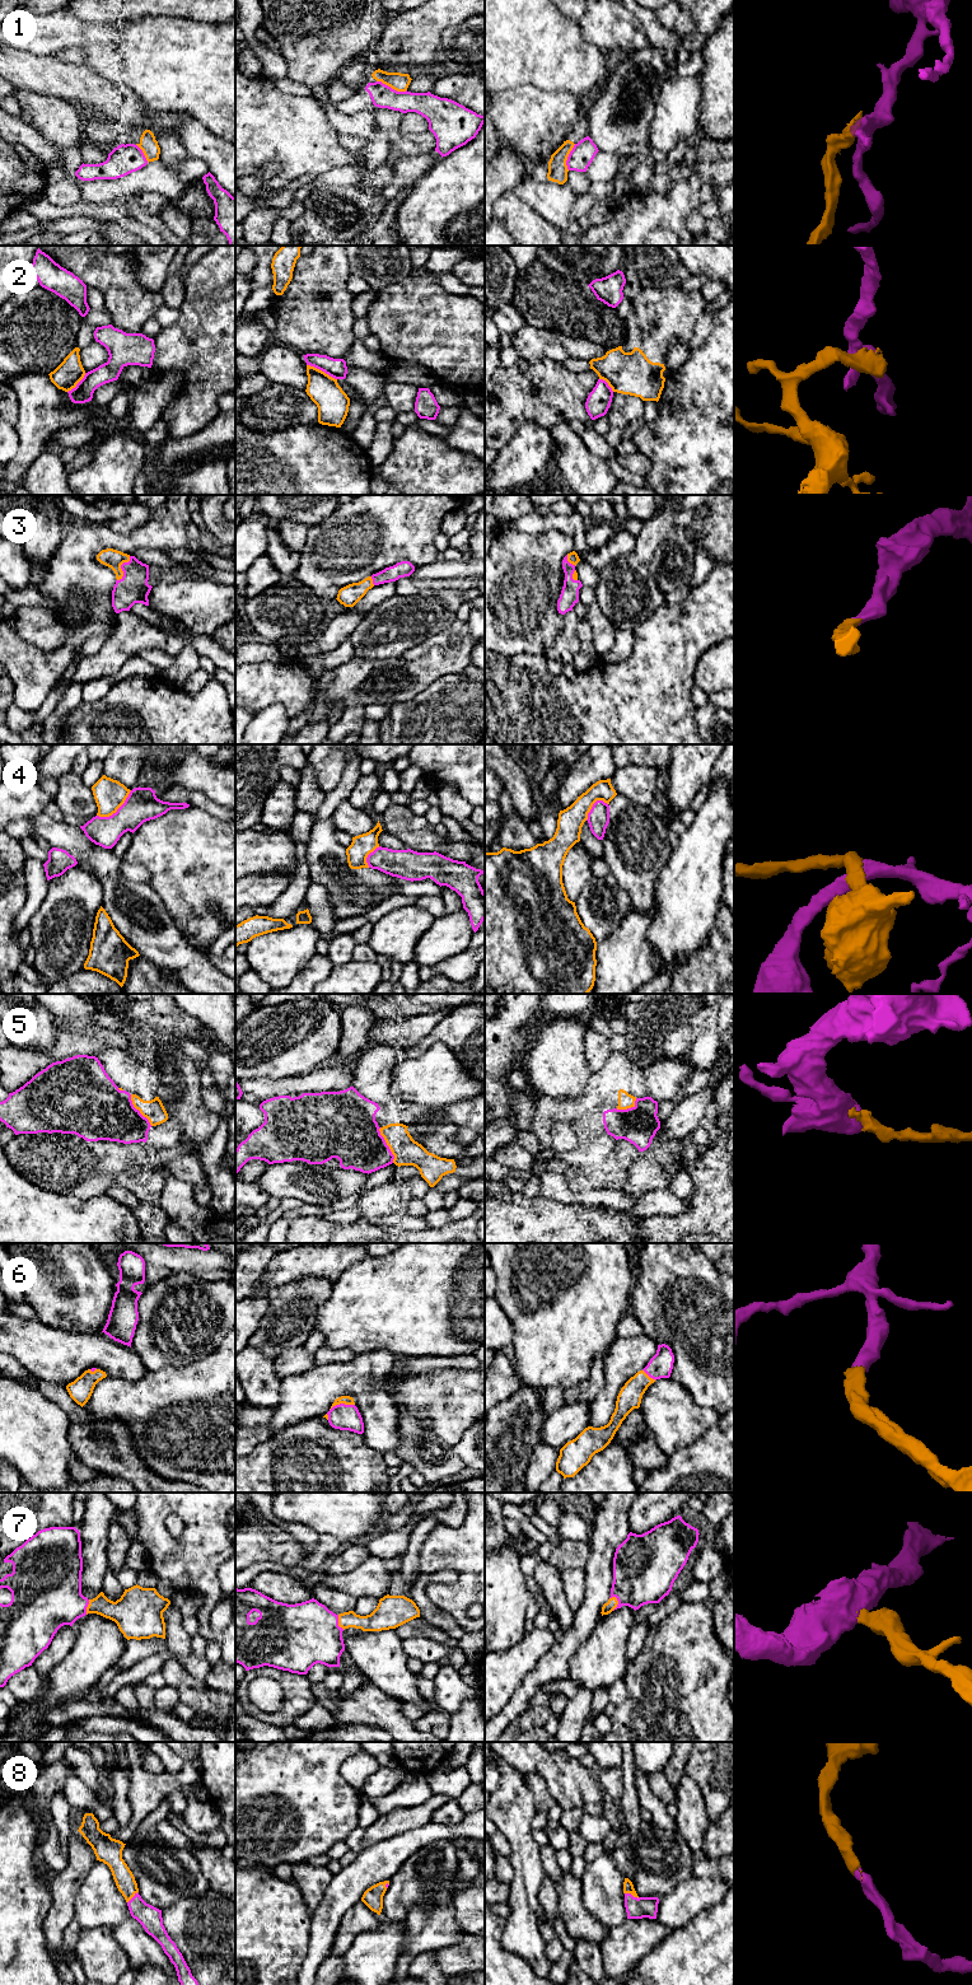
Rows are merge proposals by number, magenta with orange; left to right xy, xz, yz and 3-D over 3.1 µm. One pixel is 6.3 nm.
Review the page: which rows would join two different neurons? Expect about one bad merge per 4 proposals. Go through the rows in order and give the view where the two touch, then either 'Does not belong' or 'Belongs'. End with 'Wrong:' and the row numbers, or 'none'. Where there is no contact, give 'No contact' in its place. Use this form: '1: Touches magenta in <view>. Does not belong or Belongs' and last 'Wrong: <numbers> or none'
1: Touches magenta in xz. Does not belong
2: Touches magenta in xz. Does not belong
3: Touches magenta in xy. Belongs
4: Touches magenta in xy. Does not belong
5: Touches magenta in xz. Belongs
6: Touches magenta in xz. Belongs
7: Touches magenta in yz. Belongs
8: Touches magenta in yz. Belongs
Wrong: 1, 2, 4

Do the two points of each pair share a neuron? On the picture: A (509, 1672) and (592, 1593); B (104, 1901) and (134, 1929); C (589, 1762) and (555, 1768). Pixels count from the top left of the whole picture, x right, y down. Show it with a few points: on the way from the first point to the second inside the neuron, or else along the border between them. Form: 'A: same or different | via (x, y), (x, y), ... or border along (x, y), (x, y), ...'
A: different | border along (555, 1642), (536, 1666)
B: different | border along (131, 1916), (112, 1927)
C: different | border along (578, 1759), (583, 1765), (594, 1770)

